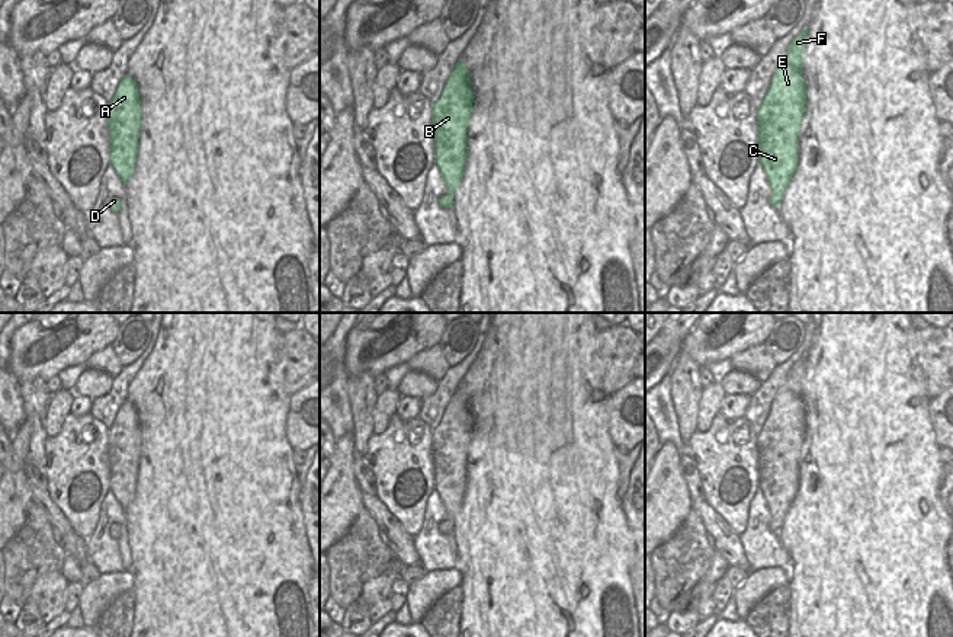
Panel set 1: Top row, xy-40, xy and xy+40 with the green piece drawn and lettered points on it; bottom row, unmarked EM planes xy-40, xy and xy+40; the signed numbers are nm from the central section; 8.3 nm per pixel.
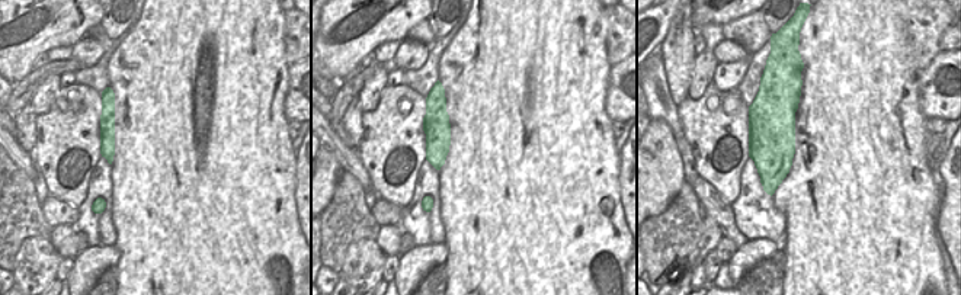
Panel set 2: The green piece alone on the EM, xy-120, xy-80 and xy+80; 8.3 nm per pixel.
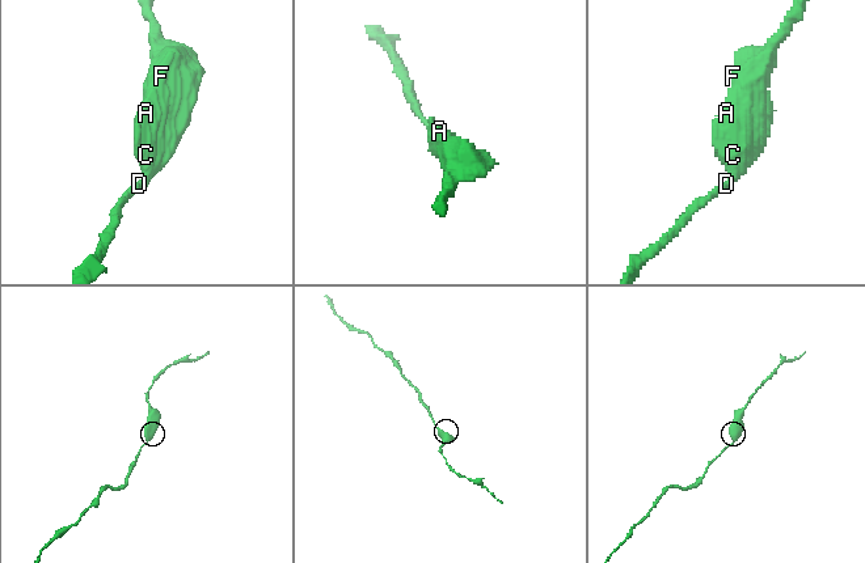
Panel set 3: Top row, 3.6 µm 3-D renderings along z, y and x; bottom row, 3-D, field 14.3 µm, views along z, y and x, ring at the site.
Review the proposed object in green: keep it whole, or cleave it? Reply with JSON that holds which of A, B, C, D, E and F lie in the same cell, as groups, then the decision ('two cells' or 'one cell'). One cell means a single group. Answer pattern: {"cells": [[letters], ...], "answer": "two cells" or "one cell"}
{"cells": [["A", "B", "C", "D", "E", "F"]], "answer": "one cell"}

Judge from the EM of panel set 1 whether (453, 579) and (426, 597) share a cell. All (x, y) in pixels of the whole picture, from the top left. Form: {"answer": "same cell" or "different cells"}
{"answer": "same cell"}

